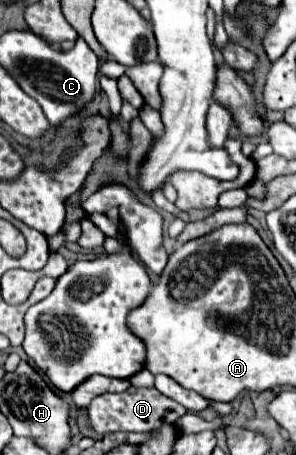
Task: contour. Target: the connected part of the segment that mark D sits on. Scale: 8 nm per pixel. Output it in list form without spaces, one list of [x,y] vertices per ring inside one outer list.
[[[129,386],[129,390],[121,394],[101,394],[93,398],[93,402],[87,408],[89,412],[89,424],[91,428],[105,436],[111,432],[147,432],[155,430],[163,424],[175,424],[181,416],[185,416],[189,410],[175,400],[163,396],[157,388],[135,388]]]

